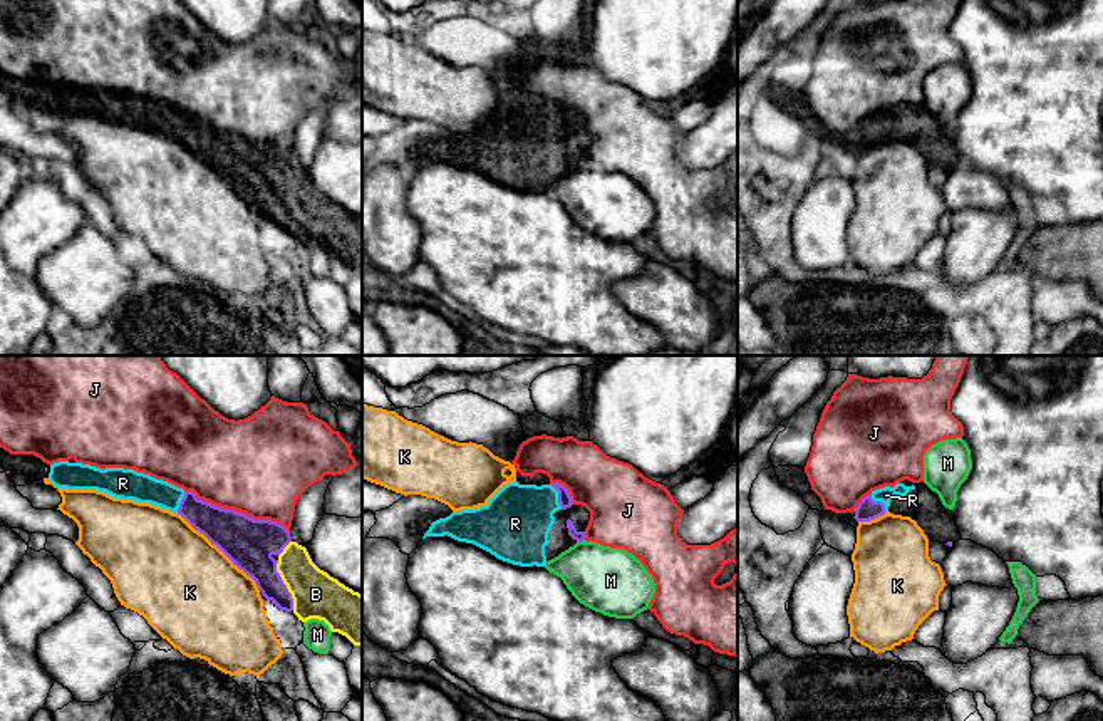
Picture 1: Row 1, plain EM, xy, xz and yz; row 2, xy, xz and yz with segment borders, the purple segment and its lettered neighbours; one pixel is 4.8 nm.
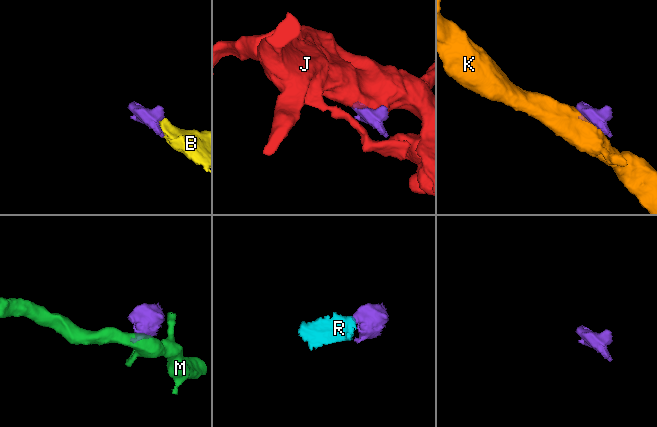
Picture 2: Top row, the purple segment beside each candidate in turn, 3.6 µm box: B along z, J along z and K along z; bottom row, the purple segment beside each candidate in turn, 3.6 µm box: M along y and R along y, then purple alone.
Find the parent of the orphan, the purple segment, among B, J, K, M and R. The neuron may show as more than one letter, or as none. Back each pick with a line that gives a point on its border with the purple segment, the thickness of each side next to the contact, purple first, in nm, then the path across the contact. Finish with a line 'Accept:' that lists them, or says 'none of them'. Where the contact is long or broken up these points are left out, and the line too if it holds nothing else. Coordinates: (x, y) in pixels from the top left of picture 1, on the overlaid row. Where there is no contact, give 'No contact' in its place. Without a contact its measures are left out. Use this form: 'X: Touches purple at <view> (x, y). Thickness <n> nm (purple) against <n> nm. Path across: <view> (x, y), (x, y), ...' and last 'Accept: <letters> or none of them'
B: Touches purple at xy (285, 586). Thickness 220 nm (purple) against 220 nm. Path across: xy (250, 547), (285, 586), (300, 586), (315, 594)
R: Touches purple at xz (559, 497). Thickness 70 nm (purple) against 340 nm. Path across: xz (565, 502), (559, 497), (537, 503), (515, 523)
Accept: B, R

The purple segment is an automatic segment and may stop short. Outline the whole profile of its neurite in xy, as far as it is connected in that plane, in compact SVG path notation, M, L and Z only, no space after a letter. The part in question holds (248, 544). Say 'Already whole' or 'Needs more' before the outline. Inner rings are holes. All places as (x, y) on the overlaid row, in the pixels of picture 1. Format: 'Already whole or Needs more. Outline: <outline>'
Needs more. Outline: M59 461L50 464L47 480L57 488L97 490L181 515L251 577L275 607L293 612L302 622L324 620L332 632L362 646L362 595L320 570L283 525L215 506L134 469Z

